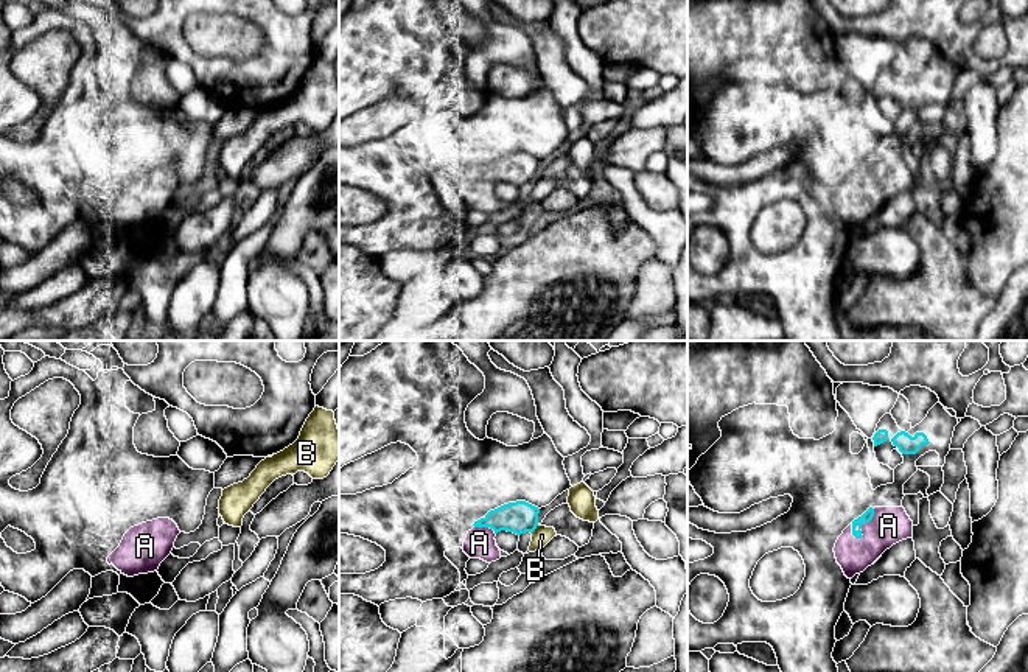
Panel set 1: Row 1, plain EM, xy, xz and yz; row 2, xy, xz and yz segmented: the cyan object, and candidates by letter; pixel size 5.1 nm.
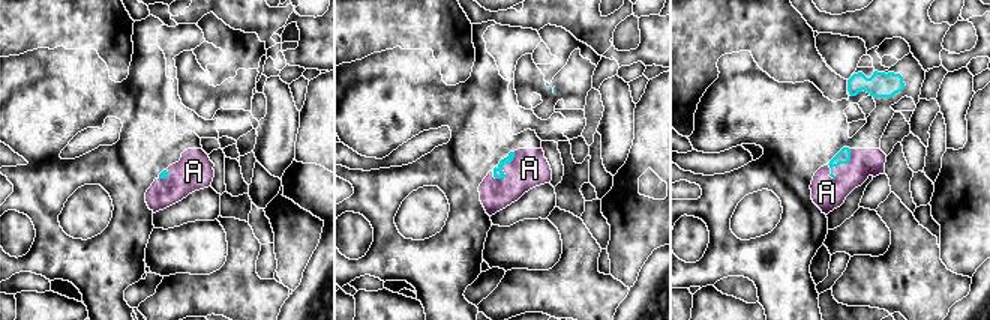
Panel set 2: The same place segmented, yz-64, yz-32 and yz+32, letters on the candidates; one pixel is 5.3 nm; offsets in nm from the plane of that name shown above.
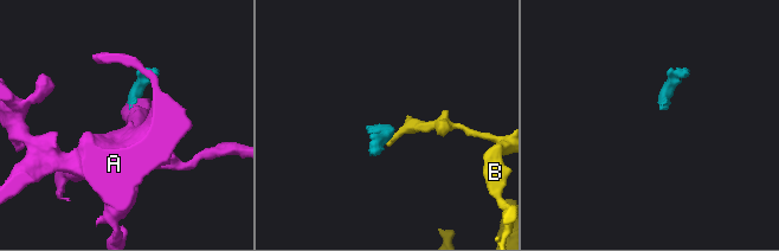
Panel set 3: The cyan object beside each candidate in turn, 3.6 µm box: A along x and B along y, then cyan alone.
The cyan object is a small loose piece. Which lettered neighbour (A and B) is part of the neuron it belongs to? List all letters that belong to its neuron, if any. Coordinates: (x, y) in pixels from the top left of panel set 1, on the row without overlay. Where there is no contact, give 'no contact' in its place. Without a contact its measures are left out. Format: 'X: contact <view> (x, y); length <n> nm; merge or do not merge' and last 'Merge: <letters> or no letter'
A: contact yz (862, 174); length 190 nm; merge
B: contact xz (534, 181); length 60 nm; do not merge
Merge: A

